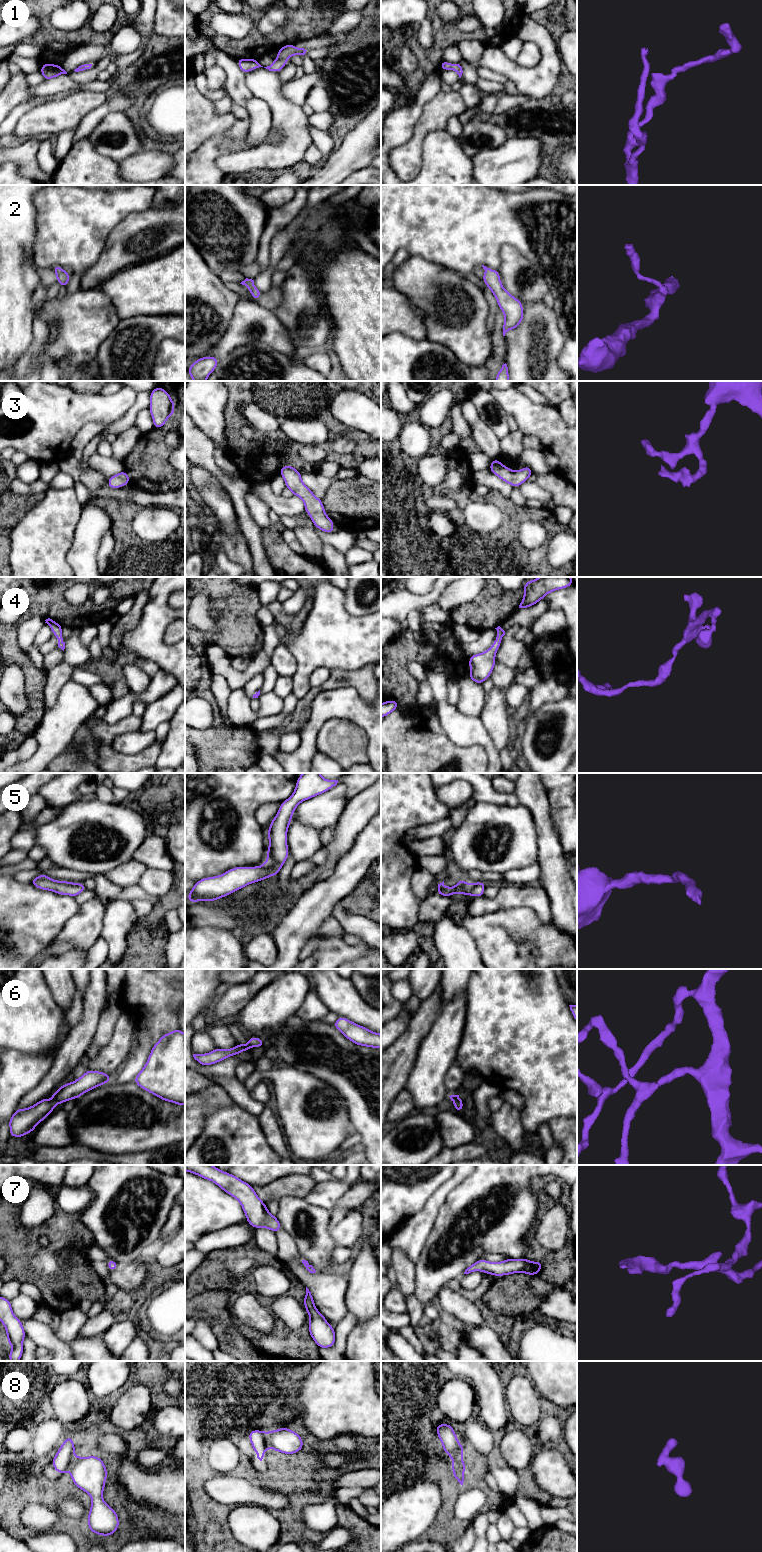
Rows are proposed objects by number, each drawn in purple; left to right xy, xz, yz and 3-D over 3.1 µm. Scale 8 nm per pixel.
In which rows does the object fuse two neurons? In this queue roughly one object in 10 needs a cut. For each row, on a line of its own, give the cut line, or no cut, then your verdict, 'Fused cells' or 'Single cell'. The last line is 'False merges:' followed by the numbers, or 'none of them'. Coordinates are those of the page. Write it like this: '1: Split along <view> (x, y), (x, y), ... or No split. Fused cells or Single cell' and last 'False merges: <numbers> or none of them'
1: No split. Single cell
2: No split. Single cell
3: No split. Single cell
4: No split. Single cell
5: No split. Single cell
6: No split. Single cell
7: No split. Single cell
8: Split along xz (268, 1433), (267, 1446). Fused cells
False merges: 8

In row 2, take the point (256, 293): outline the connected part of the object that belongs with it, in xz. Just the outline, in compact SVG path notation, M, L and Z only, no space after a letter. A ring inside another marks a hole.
M246 278L240 284L245 285L248 288L248 290L251 292L251 295L255 301L259 299L262 291L255 288L254 280Z

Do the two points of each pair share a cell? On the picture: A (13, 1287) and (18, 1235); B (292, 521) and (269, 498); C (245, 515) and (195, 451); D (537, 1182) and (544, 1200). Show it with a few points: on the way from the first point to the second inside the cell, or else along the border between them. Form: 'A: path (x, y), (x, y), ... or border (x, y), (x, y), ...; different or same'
A: border (10, 1279), (16, 1279), (21, 1282); different
B: border (297, 514), (280, 516); different
C: path (238, 499), (236, 491), (211, 466); same
D: path (538, 1186), (542, 1196); same

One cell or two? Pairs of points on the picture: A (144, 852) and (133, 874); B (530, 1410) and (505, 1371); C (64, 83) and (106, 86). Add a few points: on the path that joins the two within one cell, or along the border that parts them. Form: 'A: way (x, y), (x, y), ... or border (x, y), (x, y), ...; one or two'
A: way (149, 860), (149, 869), (141, 870); one
B: way (522, 1400), (515, 1381); one
C: way (74, 85), (96, 86); one

